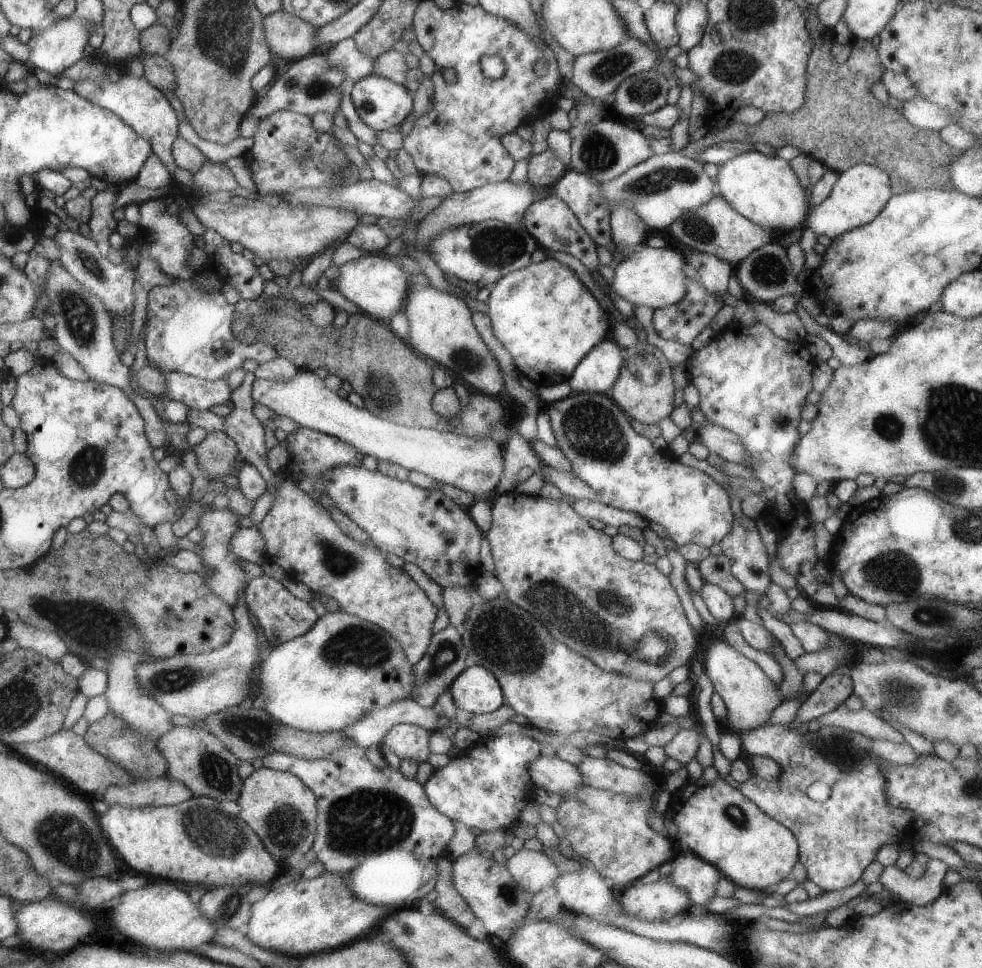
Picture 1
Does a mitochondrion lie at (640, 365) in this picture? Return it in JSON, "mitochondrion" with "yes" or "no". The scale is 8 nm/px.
{"mitochondrion":"yes"}

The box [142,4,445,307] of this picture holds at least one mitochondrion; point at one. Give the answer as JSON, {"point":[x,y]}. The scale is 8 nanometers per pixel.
{"point":[317,87]}

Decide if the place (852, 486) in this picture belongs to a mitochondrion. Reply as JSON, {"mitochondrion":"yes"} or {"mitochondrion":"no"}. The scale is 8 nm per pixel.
{"mitochondrion":"no"}

